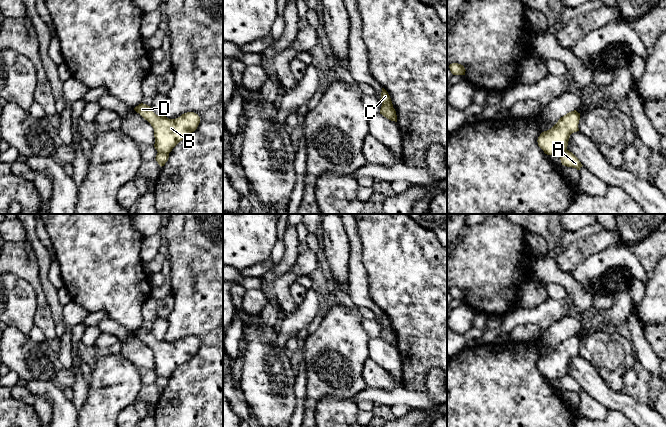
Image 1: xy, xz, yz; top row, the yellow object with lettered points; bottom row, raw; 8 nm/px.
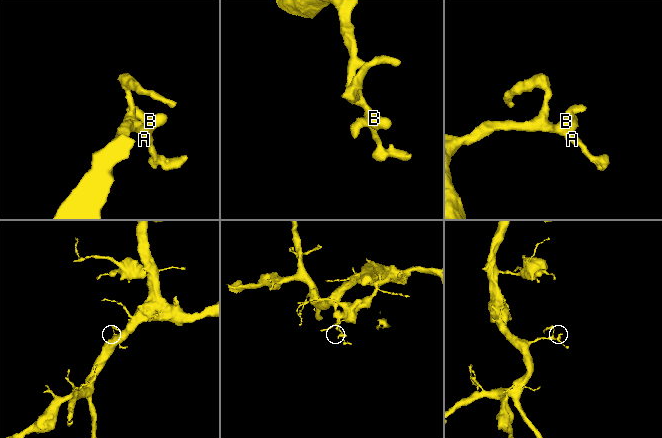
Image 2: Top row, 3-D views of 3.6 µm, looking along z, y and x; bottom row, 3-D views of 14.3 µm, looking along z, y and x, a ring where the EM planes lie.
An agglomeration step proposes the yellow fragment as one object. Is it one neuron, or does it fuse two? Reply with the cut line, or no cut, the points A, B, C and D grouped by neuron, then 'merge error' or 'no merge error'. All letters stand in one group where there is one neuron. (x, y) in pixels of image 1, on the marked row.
xy (158, 151), (168, 154) | A / B C D | merge error

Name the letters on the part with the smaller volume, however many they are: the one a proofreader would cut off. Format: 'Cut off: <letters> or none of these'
Cut off: A

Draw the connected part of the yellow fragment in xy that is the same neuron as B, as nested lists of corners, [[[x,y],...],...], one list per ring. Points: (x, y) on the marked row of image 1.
[[[139,104],[134,108],[154,129],[155,144],[157,152],[169,154],[172,149],[190,133],[194,132],[200,117],[194,112],[187,112],[176,119],[156,115],[150,106]]]

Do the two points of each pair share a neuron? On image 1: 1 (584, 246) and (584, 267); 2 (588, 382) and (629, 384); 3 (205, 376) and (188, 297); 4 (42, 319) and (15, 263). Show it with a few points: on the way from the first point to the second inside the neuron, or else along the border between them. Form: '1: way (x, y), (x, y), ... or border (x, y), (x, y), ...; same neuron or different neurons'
1: border (604, 248), (587, 256), (571, 270); different neurons
2: border (624, 388), (630, 391); different neurons
3: way (207, 356), (207, 317); same neuron
4: way (42, 305), (37, 286), (29, 276); same neuron

